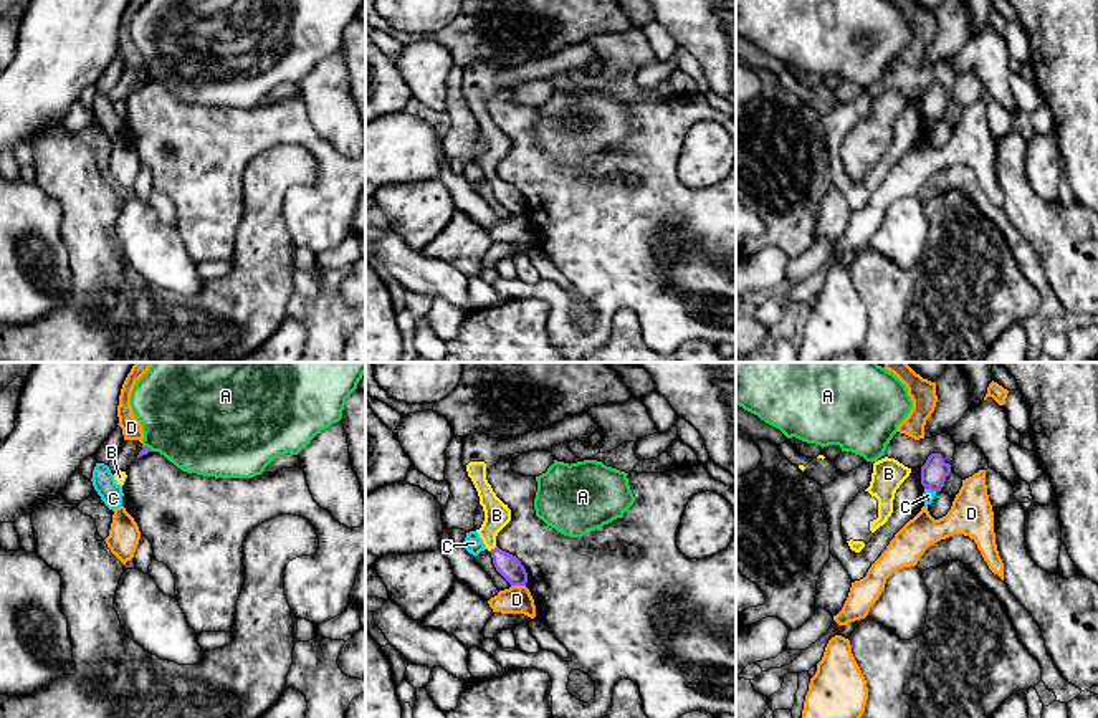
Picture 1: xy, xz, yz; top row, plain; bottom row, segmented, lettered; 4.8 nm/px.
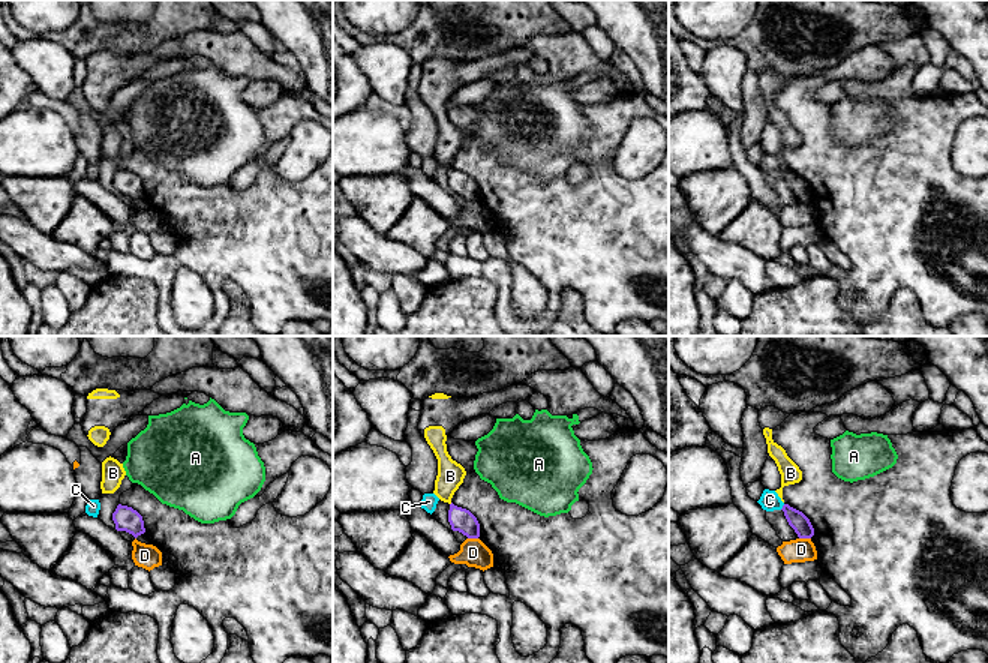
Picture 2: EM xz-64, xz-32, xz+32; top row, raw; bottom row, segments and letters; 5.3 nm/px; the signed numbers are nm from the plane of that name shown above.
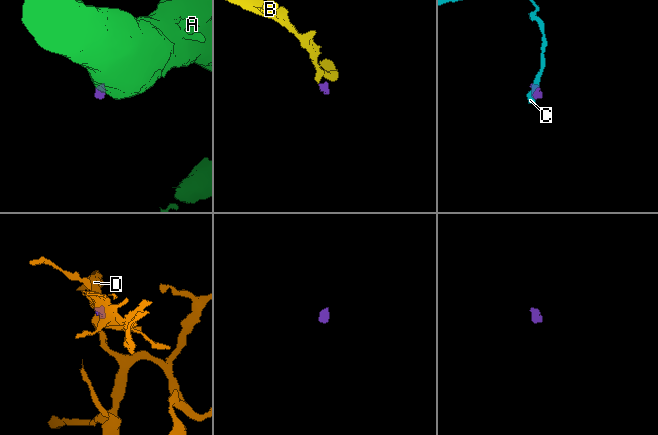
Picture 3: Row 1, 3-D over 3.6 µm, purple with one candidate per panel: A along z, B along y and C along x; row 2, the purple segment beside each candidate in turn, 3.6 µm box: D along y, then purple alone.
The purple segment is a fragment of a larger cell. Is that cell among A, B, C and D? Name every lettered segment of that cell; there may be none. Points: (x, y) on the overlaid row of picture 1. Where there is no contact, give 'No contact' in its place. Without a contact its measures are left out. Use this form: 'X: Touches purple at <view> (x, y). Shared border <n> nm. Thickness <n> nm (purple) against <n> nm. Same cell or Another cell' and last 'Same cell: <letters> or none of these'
A: Touches purple at xy (146, 447). Shared border 60 nm. Thickness 40 nm (purple) against 440 nm. Another cell
B: Touches purple at xz (495, 548). Shared border 50 nm. Thickness 110 nm (purple) against 130 nm. Same cell
C: Touches purple at yz (931, 490). Shared border 70 nm. Thickness 130 nm (purple) against 60 nm. Another cell
D: Touches purple at xz (518, 584). Shared border 70 nm. Thickness 110 nm (purple) against 140 nm. Another cell
Same cell: B

